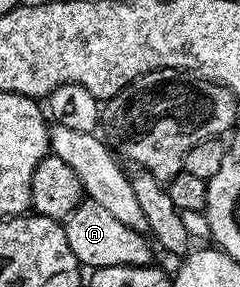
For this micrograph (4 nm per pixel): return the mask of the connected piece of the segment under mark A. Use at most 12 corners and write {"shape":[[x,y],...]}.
{"shape":[[88,200],[63,222],[85,268],[148,266],[141,230]]}

